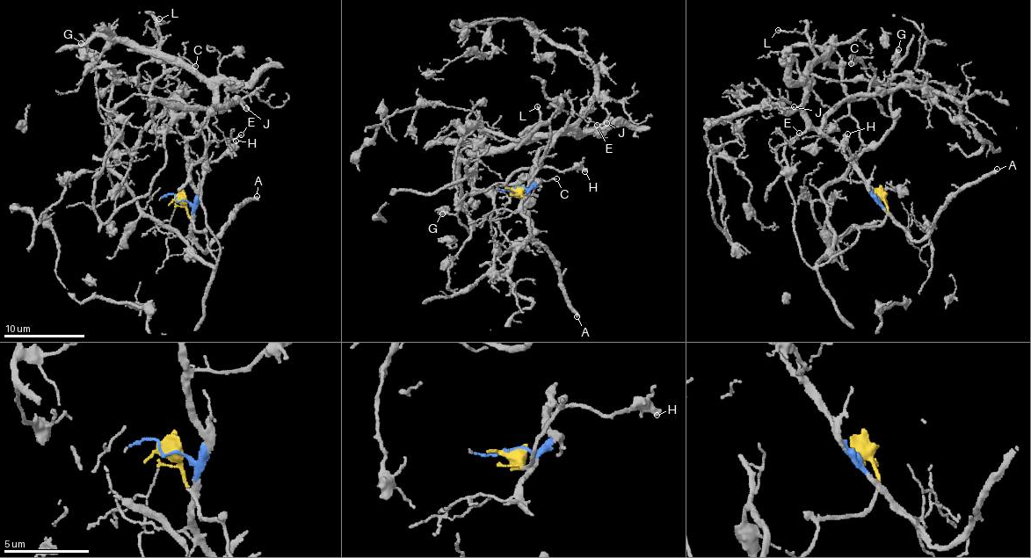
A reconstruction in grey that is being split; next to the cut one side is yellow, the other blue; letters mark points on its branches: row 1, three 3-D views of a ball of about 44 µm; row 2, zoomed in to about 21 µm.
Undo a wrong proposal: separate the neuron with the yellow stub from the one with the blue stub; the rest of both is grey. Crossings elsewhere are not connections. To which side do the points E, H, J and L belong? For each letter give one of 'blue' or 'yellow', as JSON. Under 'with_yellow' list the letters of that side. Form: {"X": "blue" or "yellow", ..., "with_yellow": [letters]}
{"E": "blue", "H": "blue", "J": "blue", "L": "blue", "with_yellow": []}

